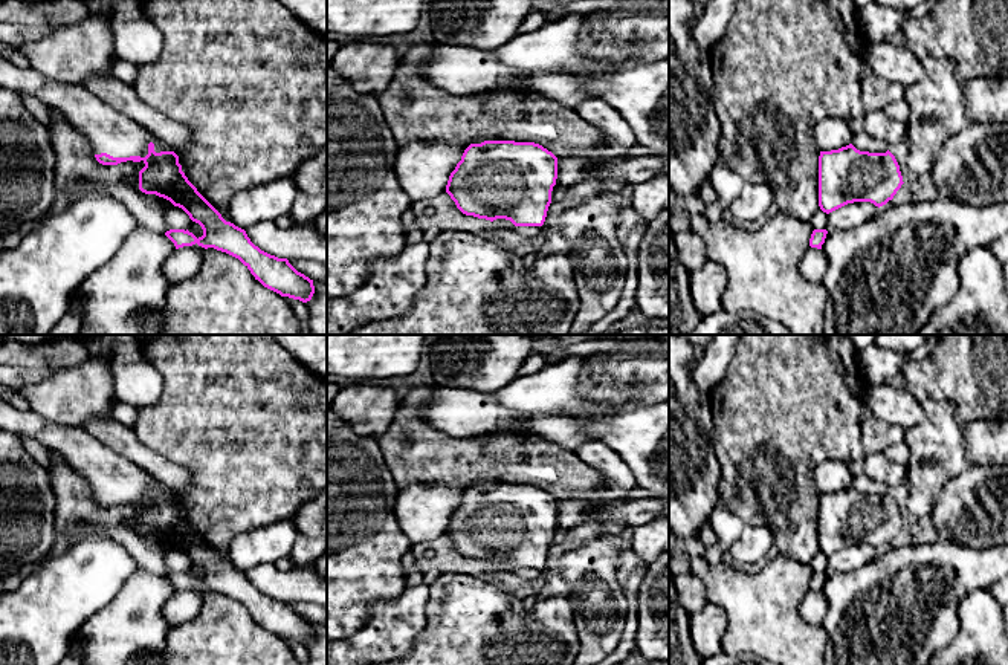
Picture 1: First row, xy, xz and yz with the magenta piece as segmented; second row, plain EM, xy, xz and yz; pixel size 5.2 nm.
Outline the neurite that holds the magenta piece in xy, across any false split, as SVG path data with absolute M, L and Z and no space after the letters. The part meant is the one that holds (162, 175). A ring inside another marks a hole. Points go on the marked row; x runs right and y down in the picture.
M0 57L0 86L18 95L27 95L38 99L50 110L57 110L75 130L87 138L90 150L99 164L118 165L127 161L142 161L145 167L139 171L139 190L145 194L156 194L170 200L174 206L182 208L189 219L199 223L203 229L203 235L199 238L188 229L166 231L165 235L174 243L176 249L192 246L195 243L205 249L214 248L238 258L250 271L255 280L281 297L289 297L302 303L312 300L315 294L313 280L298 272L287 258L278 258L261 251L250 242L244 229L226 222L188 180L179 164L179 156L174 151L156 153L153 144L154 136L131 118L105 104L84 86L47 78L32 67L18 67L3 57Z

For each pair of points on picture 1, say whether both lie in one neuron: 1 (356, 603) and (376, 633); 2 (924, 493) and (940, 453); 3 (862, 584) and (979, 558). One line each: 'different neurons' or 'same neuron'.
1: different neurons
2: same neuron
3: same neuron

